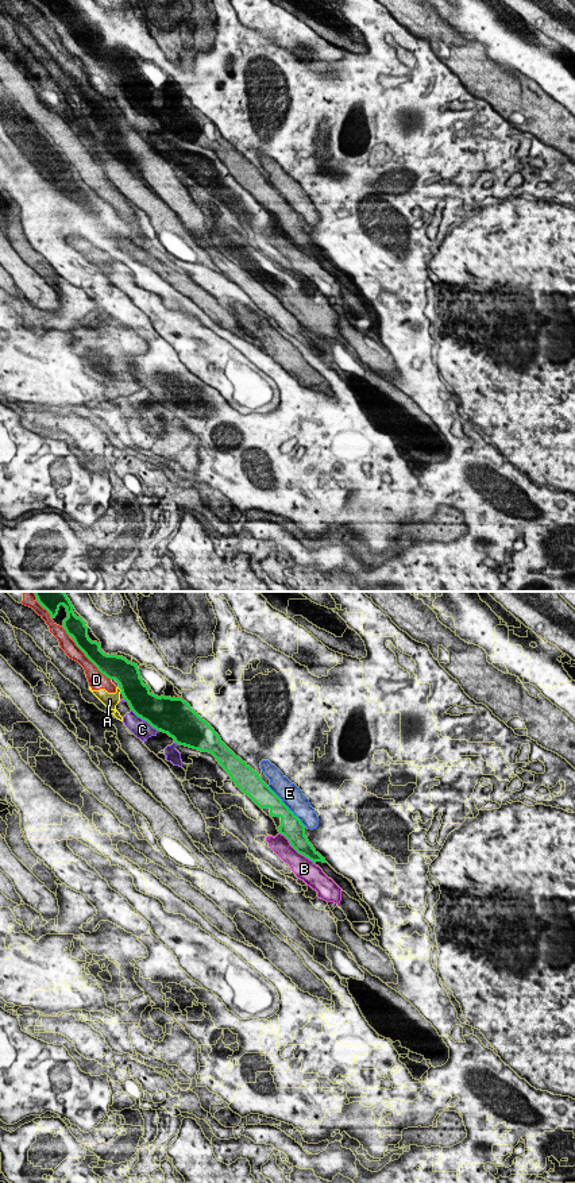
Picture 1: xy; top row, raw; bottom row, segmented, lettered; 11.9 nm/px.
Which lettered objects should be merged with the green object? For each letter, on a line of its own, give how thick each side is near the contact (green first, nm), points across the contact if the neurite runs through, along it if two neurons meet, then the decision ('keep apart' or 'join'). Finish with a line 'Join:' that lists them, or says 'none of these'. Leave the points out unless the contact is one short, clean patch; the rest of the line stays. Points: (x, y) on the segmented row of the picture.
A: 300/180 nm | keep apart
B: 220/260 nm | keep apart
C: 420/220 nm | keep apart
D: 280/200 nm | keep apart
E: 260/240 nm | keep apart
Join: none of these

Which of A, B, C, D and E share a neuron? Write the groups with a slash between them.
A C D / B / E

